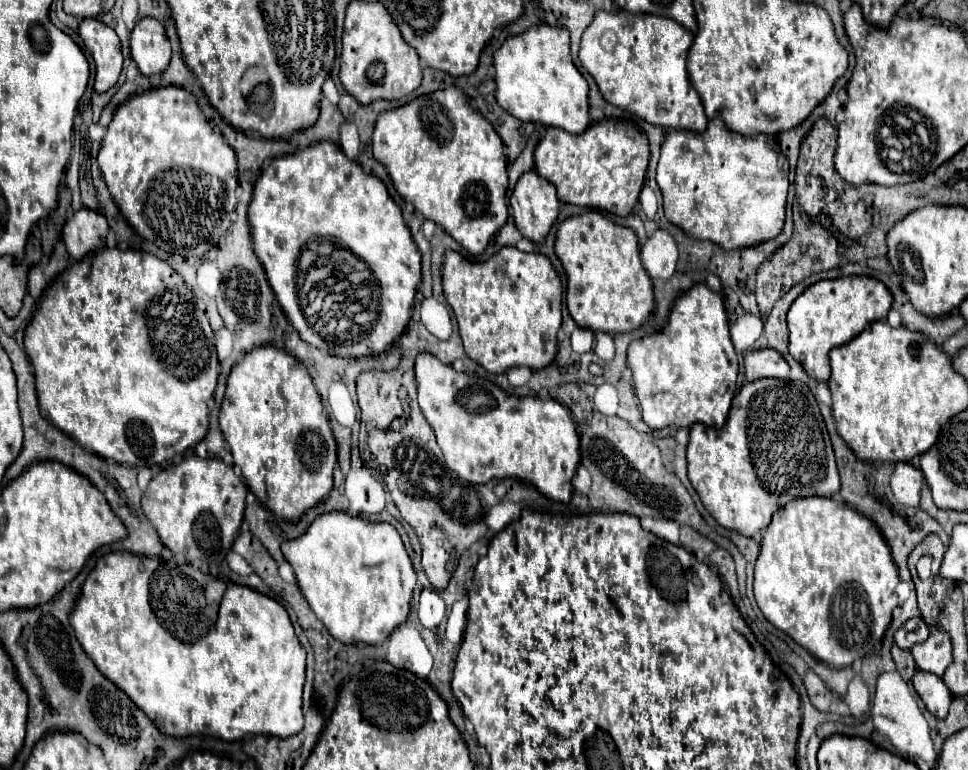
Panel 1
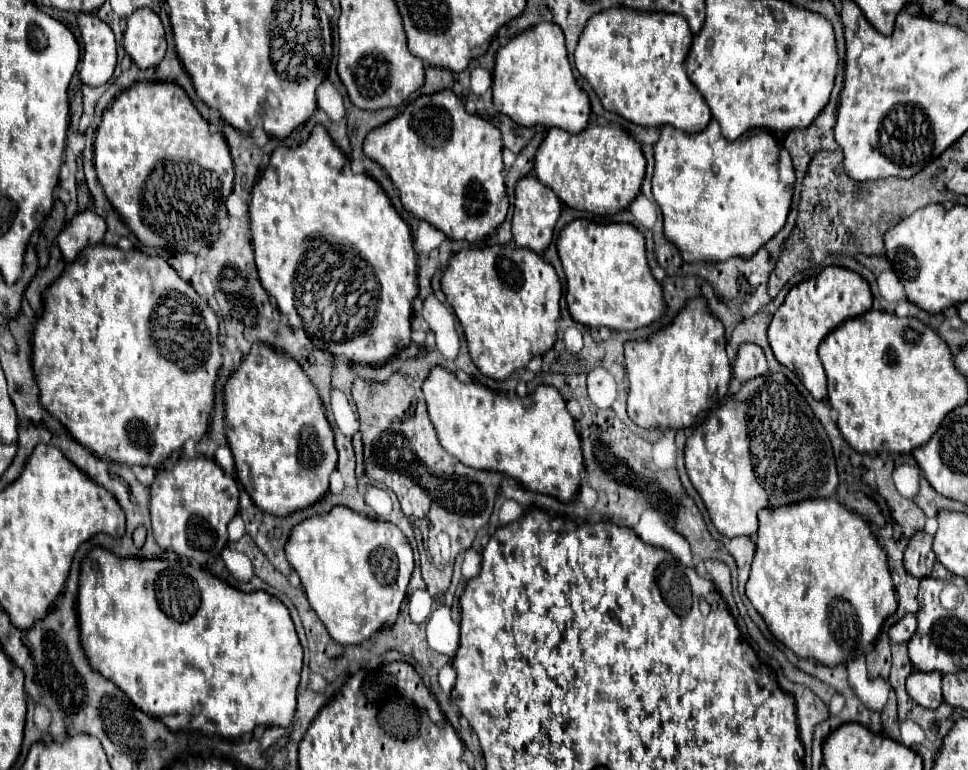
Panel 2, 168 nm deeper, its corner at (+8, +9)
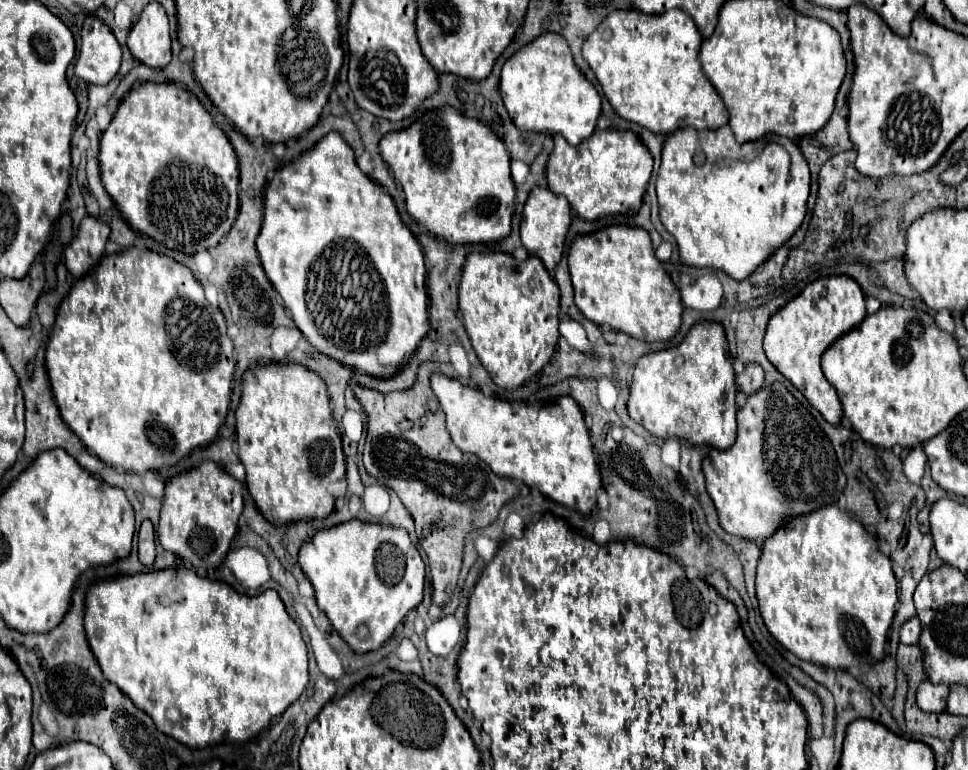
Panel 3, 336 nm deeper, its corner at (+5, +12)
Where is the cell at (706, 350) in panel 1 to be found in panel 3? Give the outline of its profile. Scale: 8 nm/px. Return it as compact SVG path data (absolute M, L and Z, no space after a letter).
M702 322L696 324L684 342L674 350L660 350L644 354L634 366L634 378L630 384L628 414L634 422L644 426L656 438L680 438L692 446L708 444L716 450L724 450L736 440L736 382L732 370L732 358L728 354L728 342L722 324Z

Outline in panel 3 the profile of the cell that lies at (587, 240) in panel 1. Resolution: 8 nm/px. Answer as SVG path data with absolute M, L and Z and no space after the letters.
M612 226L596 236L578 236L568 254L578 310L598 326L610 326L644 342L666 342L682 324L680 290L654 256L644 228Z

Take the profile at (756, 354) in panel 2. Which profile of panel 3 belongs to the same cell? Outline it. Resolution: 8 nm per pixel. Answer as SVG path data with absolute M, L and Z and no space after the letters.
M748 364L744 368L744 374L736 376L736 384L746 396L750 396L752 392L758 392L764 386L764 372L762 372L762 368L758 368L758 364Z

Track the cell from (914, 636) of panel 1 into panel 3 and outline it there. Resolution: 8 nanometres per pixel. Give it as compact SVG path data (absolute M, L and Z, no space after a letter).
M910 618L902 630L900 630L900 642L902 644L918 644L918 638L920 638L920 620L918 618Z

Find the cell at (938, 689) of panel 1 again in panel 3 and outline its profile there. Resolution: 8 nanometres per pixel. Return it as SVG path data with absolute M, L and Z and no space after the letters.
M924 680L918 688L918 694L916 694L918 708L924 712L930 712L930 714L944 712L948 692L950 692L948 684L932 684L930 680Z

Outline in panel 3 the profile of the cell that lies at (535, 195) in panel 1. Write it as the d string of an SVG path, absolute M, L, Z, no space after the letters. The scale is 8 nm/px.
M534 188L524 204L524 212L522 212L522 222L520 222L520 238L524 248L528 250L530 256L540 258L546 264L546 270L552 272L552 268L556 268L556 264L560 262L562 254L564 254L564 242L566 242L566 234L568 228L572 224L572 212L570 212L570 204L564 196L556 196L552 190L548 188Z

